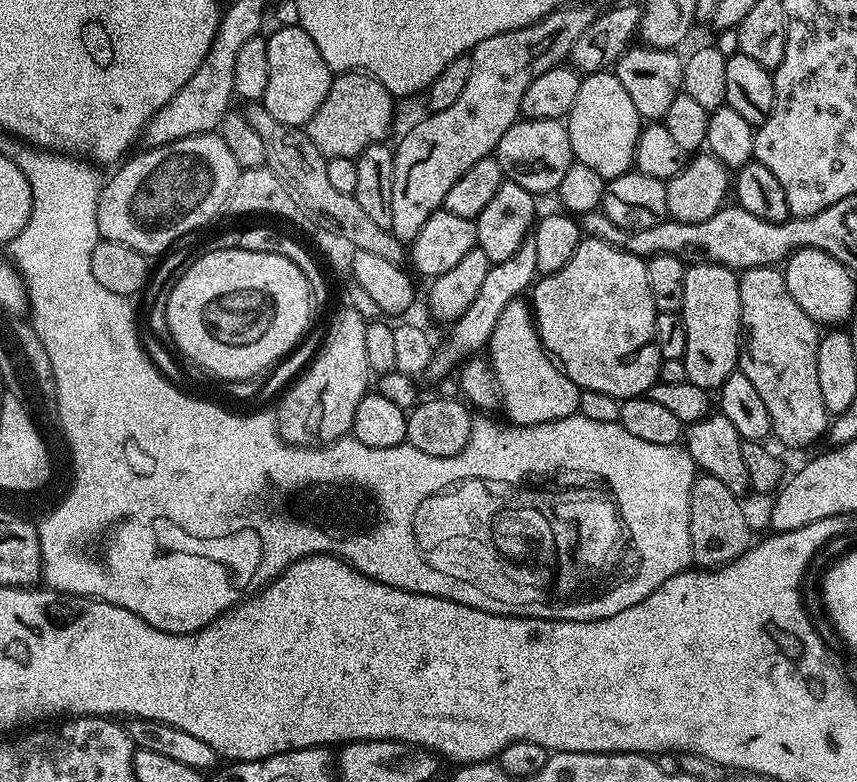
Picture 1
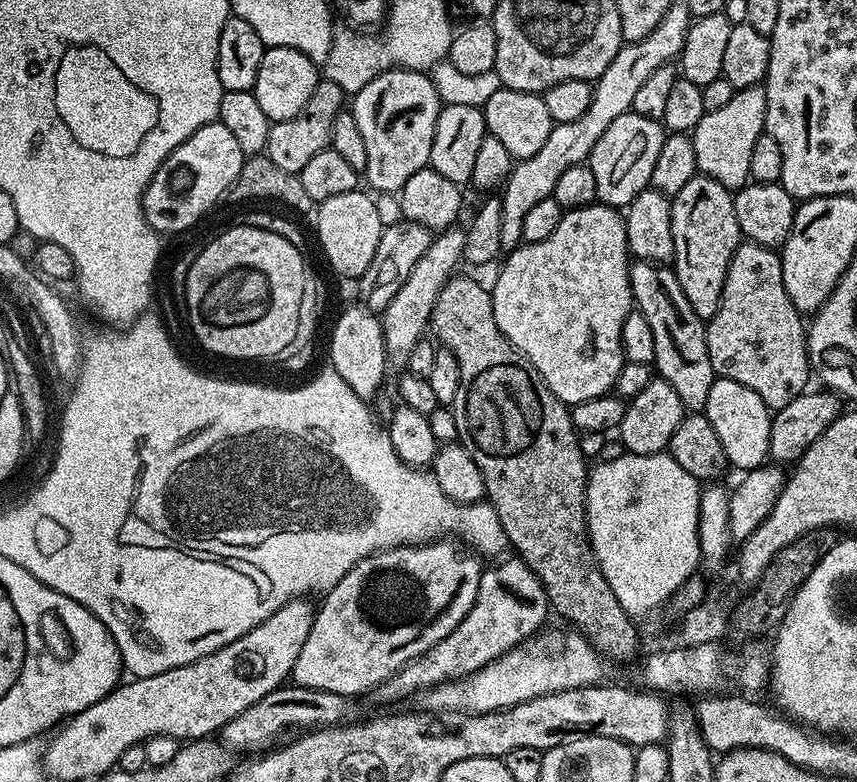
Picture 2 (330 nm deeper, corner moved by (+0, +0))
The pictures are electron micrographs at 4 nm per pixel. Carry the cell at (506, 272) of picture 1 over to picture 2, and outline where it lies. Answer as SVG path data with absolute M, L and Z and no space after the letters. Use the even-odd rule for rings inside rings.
M673 2L666 10L662 22L646 34L646 38L625 43L618 50L614 62L606 66L606 70L594 82L590 106L582 118L574 122L553 123L550 130L550 138L542 145L538 154L533 154L525 160L515 161L512 165L512 173L502 185L502 249L511 250L519 248L522 243L522 222L526 219L526 213L542 198L552 195L554 182L558 182L558 174L569 166L578 166L585 163L594 150L594 142L606 134L606 126L614 122L622 114L630 111L634 102L634 93L638 86L654 74L663 64L669 64L679 57L682 46L686 42L686 34L690 23L688 5L684 2Z

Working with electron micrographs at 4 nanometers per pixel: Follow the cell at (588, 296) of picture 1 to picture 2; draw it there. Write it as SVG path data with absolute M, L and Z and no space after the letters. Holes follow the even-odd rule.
M599 202L588 204L585 208L573 208L565 211L557 228L554 229L554 234L550 234L550 238L542 238L542 242L534 242L533 244L521 243L519 248L511 249L499 265L500 273L496 276L496 285L491 285L490 288L492 305L494 306L494 322L498 322L498 330L502 330L506 339L531 362L534 370L538 370L538 374L546 382L548 389L563 404L571 406L578 402L586 402L590 398L609 395L615 389L618 370L622 370L622 366L626 363L622 350L622 322L626 322L628 315L634 311L629 267L630 253L623 215L617 209L611 208L609 204Z

